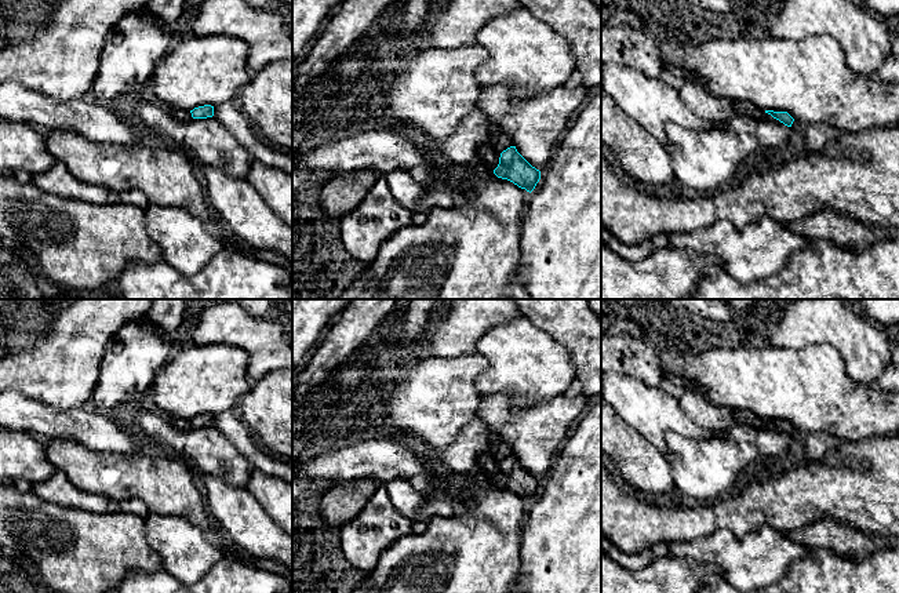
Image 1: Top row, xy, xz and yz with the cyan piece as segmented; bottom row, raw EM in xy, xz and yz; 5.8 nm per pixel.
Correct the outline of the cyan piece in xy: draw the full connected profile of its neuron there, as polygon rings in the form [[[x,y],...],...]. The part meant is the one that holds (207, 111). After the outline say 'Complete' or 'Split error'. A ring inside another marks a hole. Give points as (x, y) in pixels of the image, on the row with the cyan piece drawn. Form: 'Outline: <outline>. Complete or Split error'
Outline: [[[204,105],[194,108],[193,110],[182,110],[175,108],[167,108],[167,110],[181,121],[189,121],[192,119],[207,119],[214,116],[214,106]]]. Split error

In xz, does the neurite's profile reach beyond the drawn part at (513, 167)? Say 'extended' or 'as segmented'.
extended

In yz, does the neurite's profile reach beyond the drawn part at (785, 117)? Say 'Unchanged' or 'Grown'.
Grown

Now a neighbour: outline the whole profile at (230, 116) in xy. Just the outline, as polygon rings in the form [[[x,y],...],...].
[[[233,101],[214,108],[214,117],[240,142],[252,159],[292,175],[292,153],[259,139],[252,123]]]

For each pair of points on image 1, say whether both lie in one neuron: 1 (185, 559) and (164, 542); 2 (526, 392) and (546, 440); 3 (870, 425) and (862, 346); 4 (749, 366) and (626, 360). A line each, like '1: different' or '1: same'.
1: same
2: different
3: different
4: different

